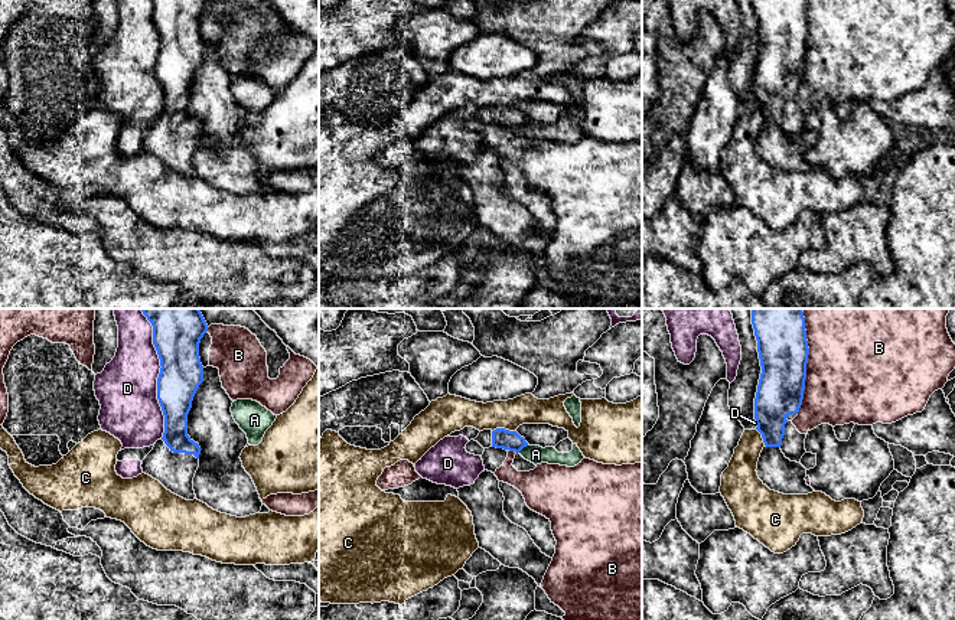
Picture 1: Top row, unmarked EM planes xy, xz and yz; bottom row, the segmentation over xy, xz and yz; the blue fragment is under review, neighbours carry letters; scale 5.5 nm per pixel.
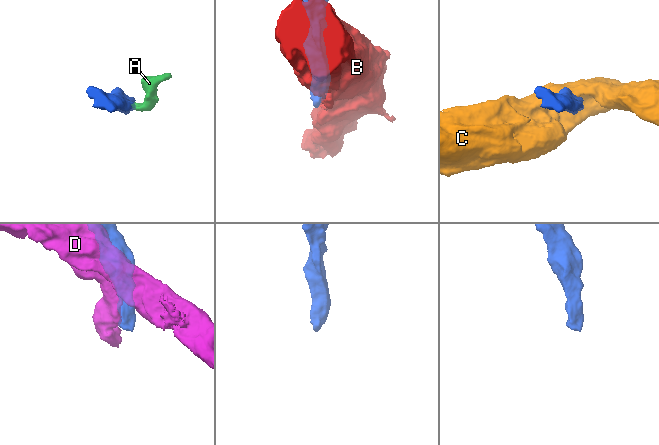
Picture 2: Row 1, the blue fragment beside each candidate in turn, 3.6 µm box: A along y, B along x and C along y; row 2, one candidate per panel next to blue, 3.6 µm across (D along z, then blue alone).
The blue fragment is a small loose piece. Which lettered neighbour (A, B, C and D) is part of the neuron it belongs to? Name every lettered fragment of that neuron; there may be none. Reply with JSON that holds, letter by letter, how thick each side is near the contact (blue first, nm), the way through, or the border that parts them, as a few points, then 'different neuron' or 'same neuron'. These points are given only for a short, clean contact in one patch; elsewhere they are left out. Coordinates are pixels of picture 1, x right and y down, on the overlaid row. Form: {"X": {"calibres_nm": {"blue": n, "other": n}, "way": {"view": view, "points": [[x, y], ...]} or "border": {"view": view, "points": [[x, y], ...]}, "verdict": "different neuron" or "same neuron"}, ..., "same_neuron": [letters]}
{"A": {"calibres_nm": {"blue": 110, "other": 100}, "border": {"view": "xz", "points": [[528, 444], [518, 452]]}, "verdict": "different neuron"}, "B": {"calibres_nm": {"blue": 280, "other": 500}, "verdict": "different neuron"}, "C": {"calibres_nm": {"blue": 110, "other": 170}, "border": {"view": "xz", "points": [[514, 430], [495, 428], [492, 431]]}, "verdict": "different neuron"}, "D": {"calibres_nm": {"blue": 280, "other": 340}, "verdict": "different neuron"}, "same_neuron": []}

